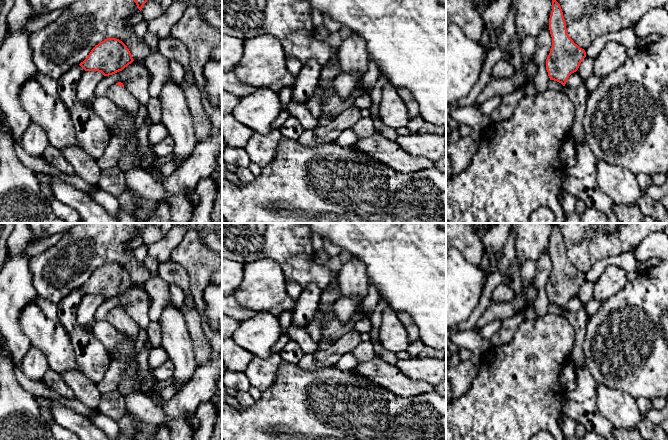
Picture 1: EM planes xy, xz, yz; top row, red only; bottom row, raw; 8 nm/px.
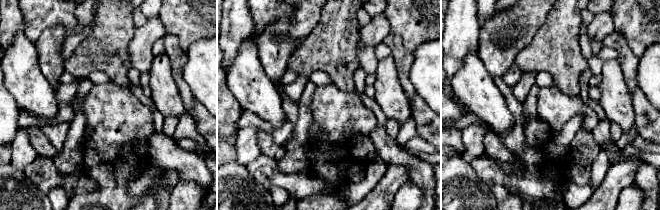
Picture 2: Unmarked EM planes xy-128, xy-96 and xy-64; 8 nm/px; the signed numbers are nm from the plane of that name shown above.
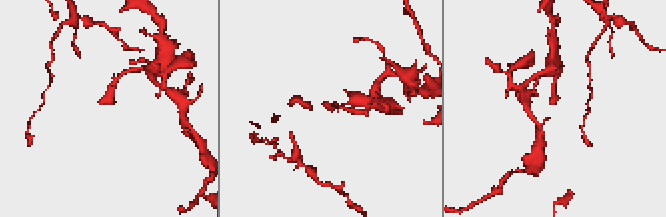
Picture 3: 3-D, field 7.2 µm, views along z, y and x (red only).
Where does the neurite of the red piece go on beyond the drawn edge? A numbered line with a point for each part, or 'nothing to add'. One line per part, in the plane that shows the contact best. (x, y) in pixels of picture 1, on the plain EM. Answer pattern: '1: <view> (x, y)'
1: xy (130, 382)

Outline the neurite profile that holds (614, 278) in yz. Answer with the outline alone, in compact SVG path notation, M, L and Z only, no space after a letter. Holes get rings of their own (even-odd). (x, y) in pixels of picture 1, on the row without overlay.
M609 266L594 284L594 298L604 303L621 291L627 282L627 271L618 266Z

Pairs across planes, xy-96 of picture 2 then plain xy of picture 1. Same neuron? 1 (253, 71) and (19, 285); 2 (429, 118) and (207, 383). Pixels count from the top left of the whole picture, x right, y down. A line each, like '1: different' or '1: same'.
1: different
2: different

